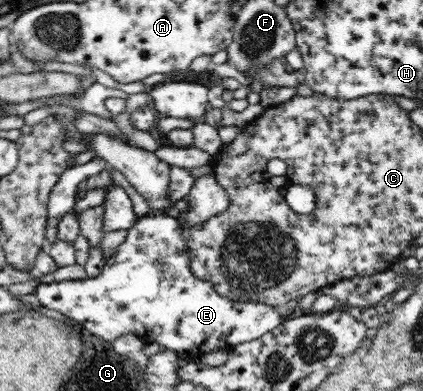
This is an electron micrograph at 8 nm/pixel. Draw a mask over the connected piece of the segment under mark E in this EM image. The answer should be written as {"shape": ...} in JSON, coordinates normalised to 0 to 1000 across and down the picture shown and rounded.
{"shape":[[[369,547],[350,550],[350,555],[336,555],[326,563],[326,570],[303,588],[303,601],[293,621],[279,627],[272,637],[270,652],[251,665],[251,678],[241,688],[241,696],[222,711],[203,711],[191,716],[142,719],[128,724],[90,724],[76,752],[92,770],[95,785],[109,785],[109,790],[123,790],[123,795],[137,795],[147,806],[165,813],[189,831],[199,831],[201,841],[222,852],[229,862],[246,867],[260,877],[267,870],[286,862],[288,857],[314,852],[340,870],[340,877],[374,877],[383,893],[407,895],[430,903],[444,900],[461,913],[470,913],[492,898],[506,898],[515,893],[544,893],[558,882],[584,877],[600,867],[615,867],[626,854],[636,854],[638,847],[648,847],[657,831],[669,824],[669,811],[660,803],[650,785],[596,772],[572,770],[544,770],[527,762],[525,754],[511,749],[511,742],[501,734],[501,726],[485,724],[473,714],[466,714],[459,701],[449,696],[449,652],[440,639],[440,621],[430,598],[433,583],[423,575],[423,568],[411,555]]]}

